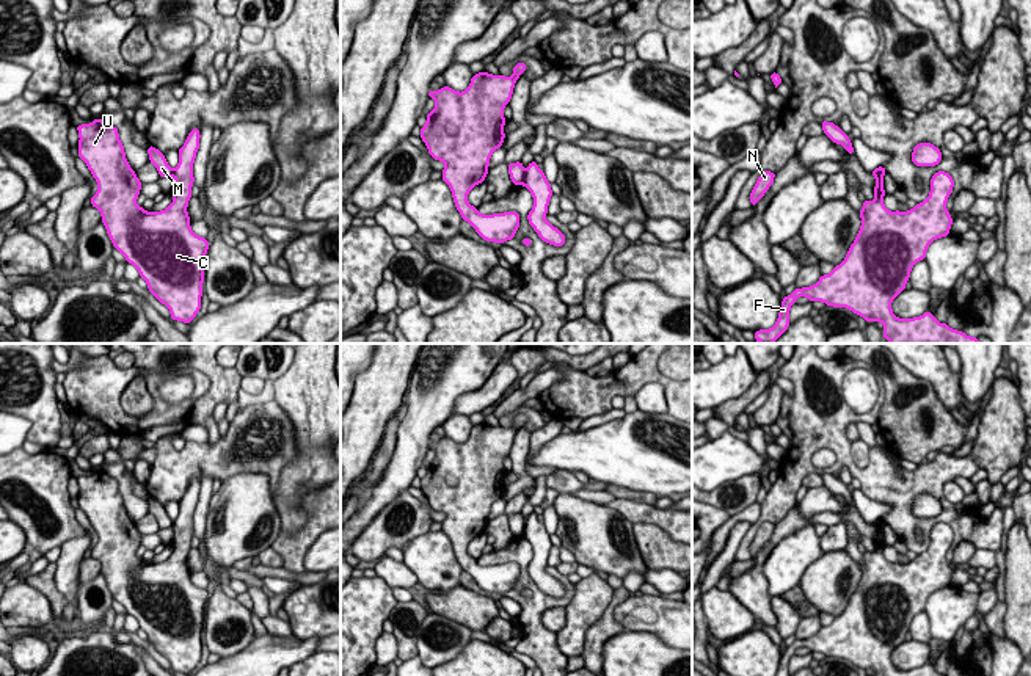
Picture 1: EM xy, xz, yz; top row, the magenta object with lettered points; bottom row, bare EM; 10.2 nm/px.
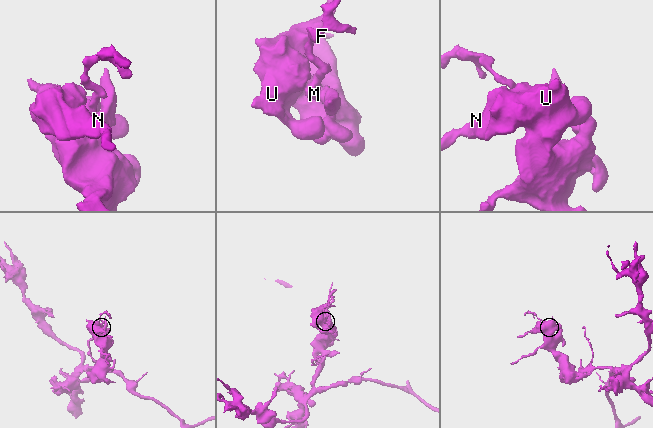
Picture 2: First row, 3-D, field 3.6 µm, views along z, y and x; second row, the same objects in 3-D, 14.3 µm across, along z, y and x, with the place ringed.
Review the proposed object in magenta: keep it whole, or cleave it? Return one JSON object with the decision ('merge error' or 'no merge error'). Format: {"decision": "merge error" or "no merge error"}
{"decision": "merge error"}

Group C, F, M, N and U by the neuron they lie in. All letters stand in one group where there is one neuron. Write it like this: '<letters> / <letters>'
C F N U / M

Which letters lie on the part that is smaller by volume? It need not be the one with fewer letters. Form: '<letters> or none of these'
M

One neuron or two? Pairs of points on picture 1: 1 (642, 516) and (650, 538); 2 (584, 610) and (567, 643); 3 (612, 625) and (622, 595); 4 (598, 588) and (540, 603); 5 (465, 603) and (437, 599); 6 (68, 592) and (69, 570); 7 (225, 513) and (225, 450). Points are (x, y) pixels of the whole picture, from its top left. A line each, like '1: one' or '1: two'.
1: two
2: one
3: one
4: two
5: one
6: one
7: two

